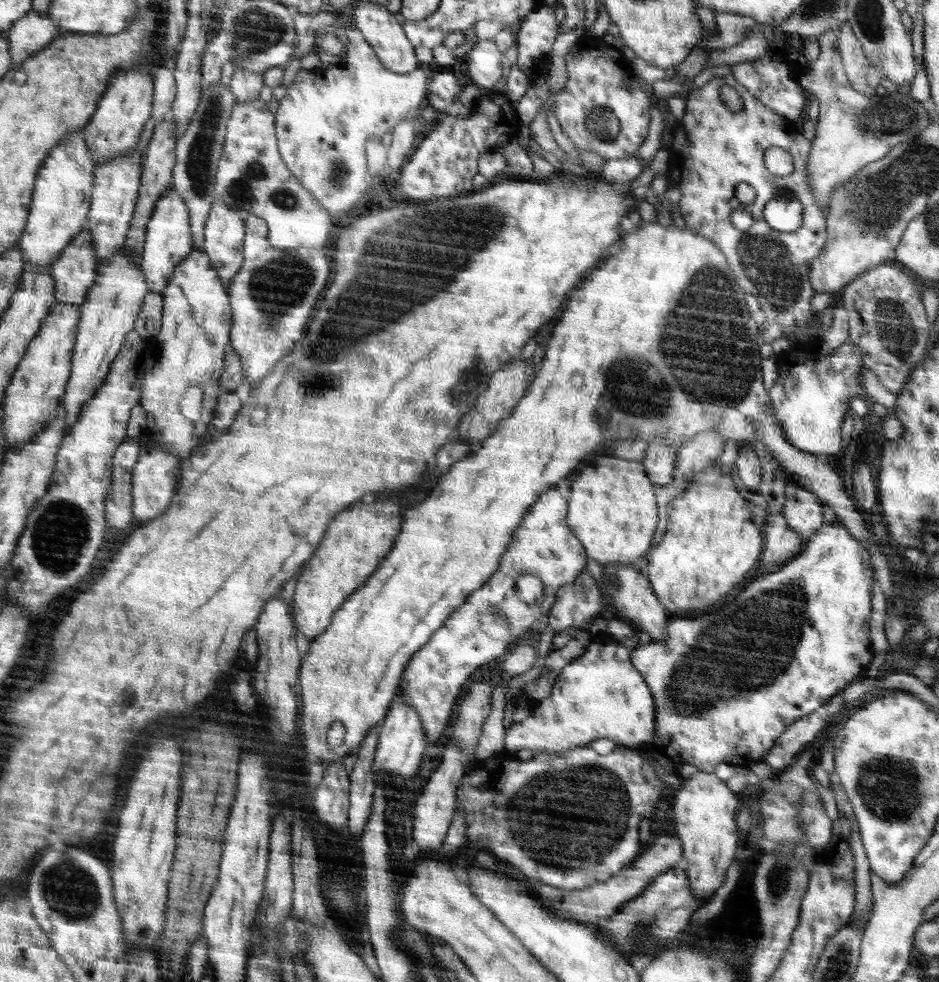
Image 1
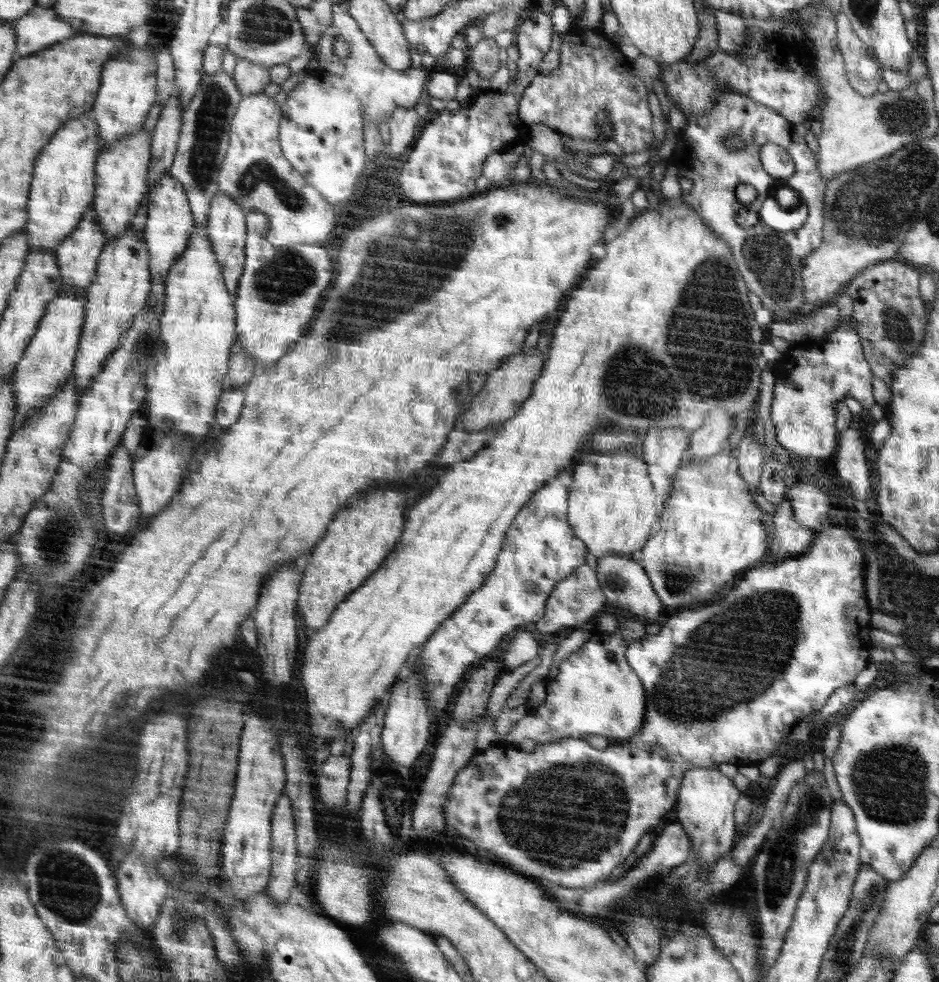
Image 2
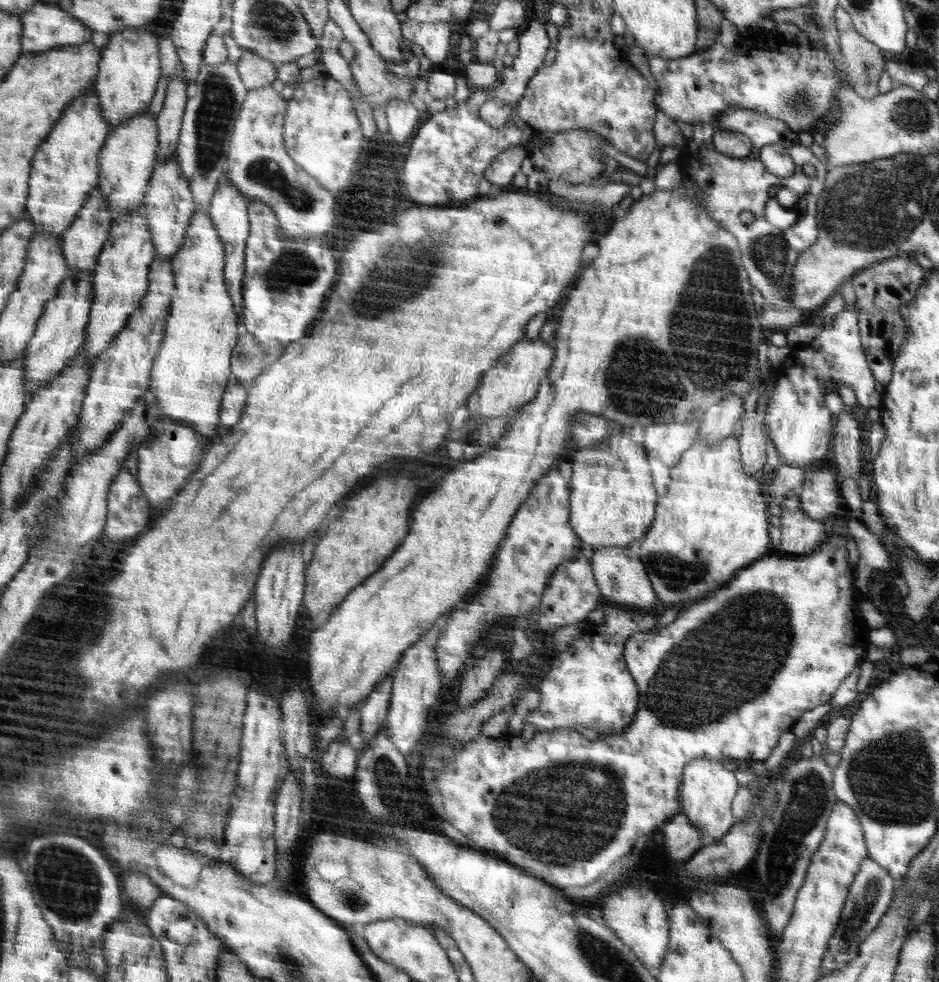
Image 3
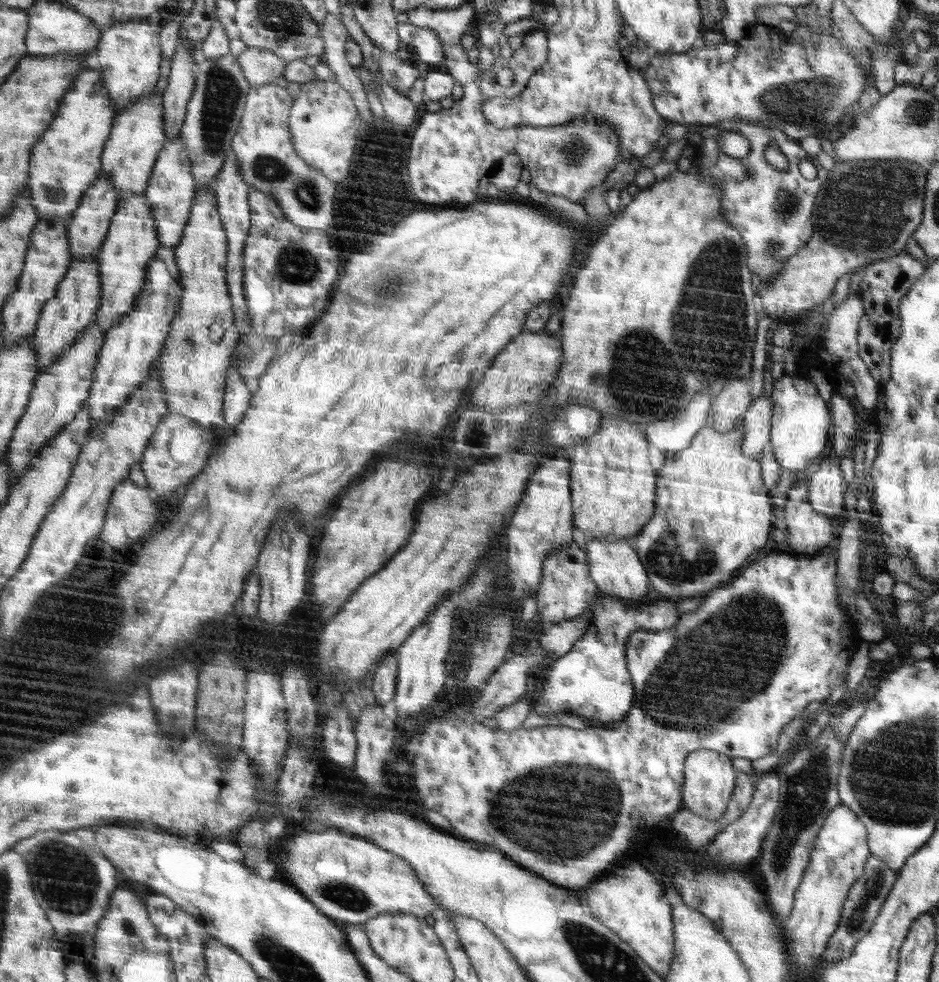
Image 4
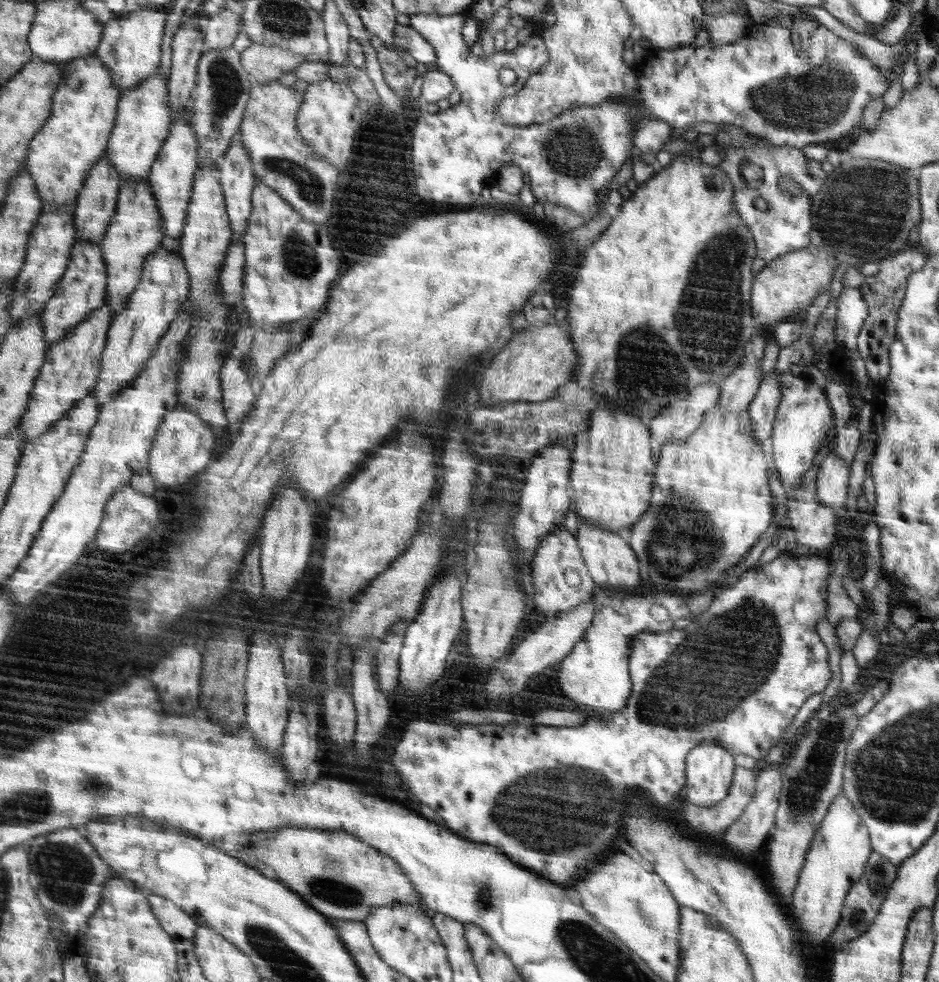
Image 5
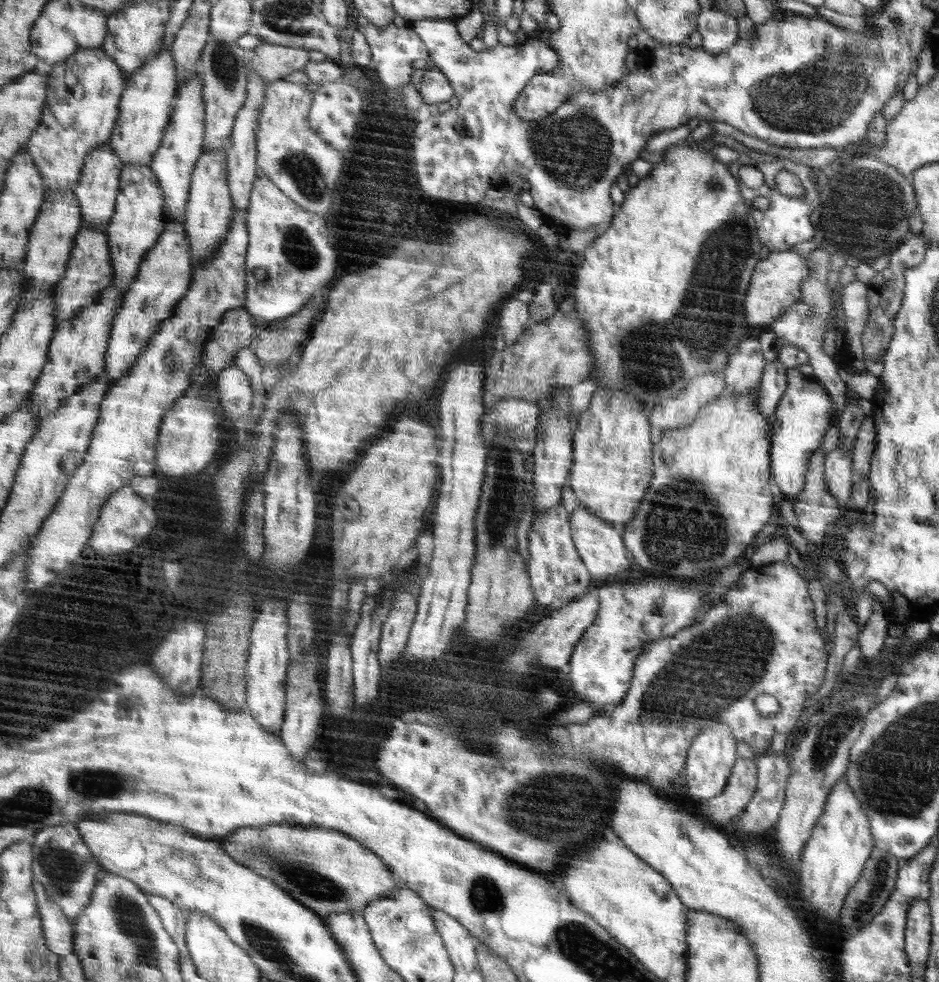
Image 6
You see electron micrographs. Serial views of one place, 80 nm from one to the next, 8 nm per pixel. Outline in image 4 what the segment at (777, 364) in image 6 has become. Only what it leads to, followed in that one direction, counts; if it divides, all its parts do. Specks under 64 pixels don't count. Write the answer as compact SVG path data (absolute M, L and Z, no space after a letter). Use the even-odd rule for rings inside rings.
M758 396L749 404L743 416L743 453L750 458L762 458L771 440L773 423L773 399L771 396Z

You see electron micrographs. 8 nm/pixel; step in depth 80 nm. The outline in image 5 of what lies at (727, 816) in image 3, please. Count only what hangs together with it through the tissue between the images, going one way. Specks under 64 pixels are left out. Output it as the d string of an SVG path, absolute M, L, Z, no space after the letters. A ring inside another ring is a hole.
M704 742L686 761L686 796L701 807L720 804L729 794L734 777L734 756L716 742Z

